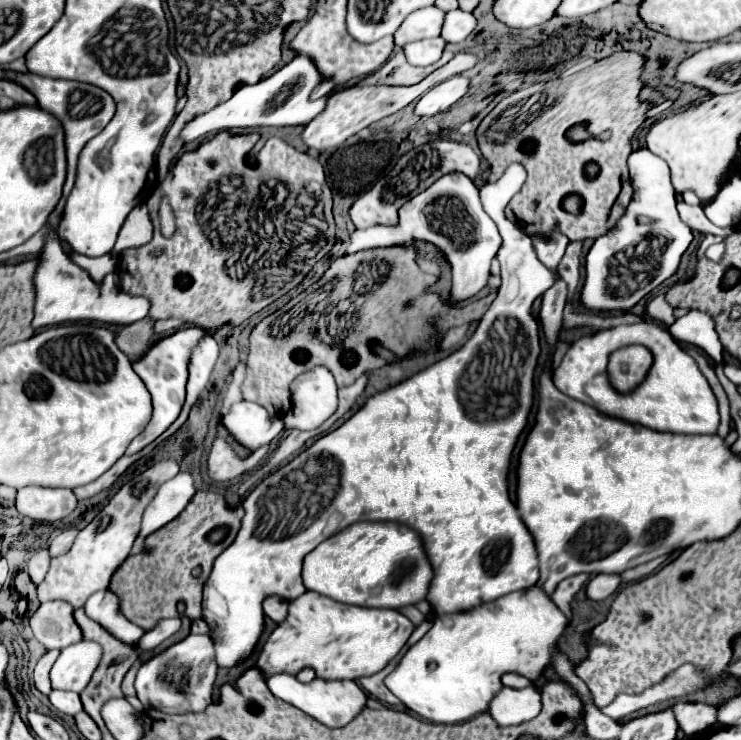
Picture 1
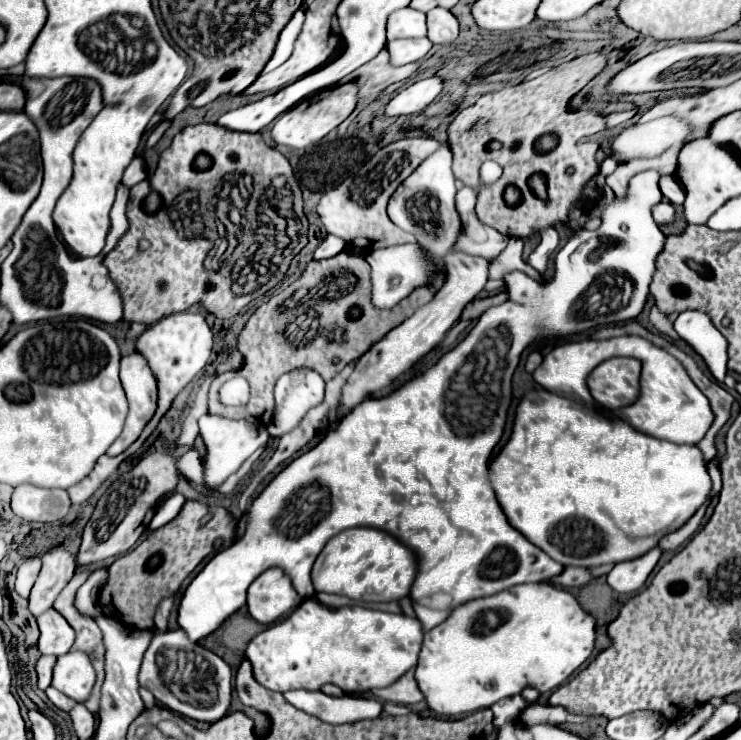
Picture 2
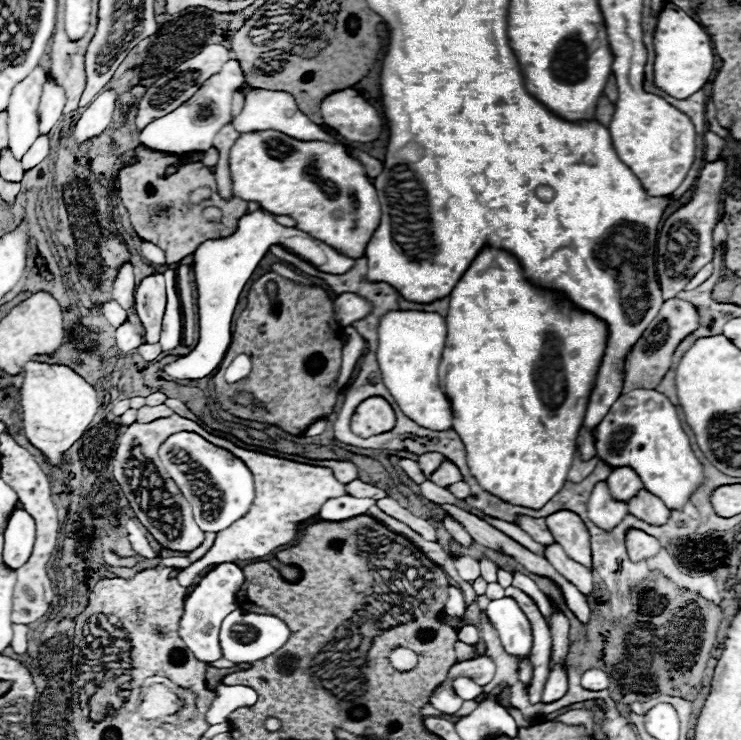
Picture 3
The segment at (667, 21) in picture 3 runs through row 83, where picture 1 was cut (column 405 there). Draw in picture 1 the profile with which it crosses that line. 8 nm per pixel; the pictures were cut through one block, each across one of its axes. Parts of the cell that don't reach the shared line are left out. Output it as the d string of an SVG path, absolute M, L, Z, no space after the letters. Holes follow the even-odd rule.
M540 586L512 592L496 602L482 604L482 608L478 606L470 612L440 614L434 618L434 624L428 630L428 634L420 642L416 642L398 662L394 672L386 676L384 684L406 708L410 708L412 712L430 722L436 724L466 722L472 716L486 712L494 692L502 688L500 676L504 672L518 672L530 680L538 680L544 668L548 666L550 648L556 646L566 624L568 624L566 616L558 610L554 602L550 602L550 598L544 594Z

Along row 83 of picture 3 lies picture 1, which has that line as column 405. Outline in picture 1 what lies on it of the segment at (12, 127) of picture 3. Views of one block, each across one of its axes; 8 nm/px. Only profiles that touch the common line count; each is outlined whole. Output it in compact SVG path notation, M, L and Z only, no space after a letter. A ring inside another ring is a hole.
M428 6L428 8L420 8L420 10L412 12L404 20L404 24L398 28L398 32L394 34L396 46L406 46L408 42L440 36L442 16L446 16L446 12L436 6Z

